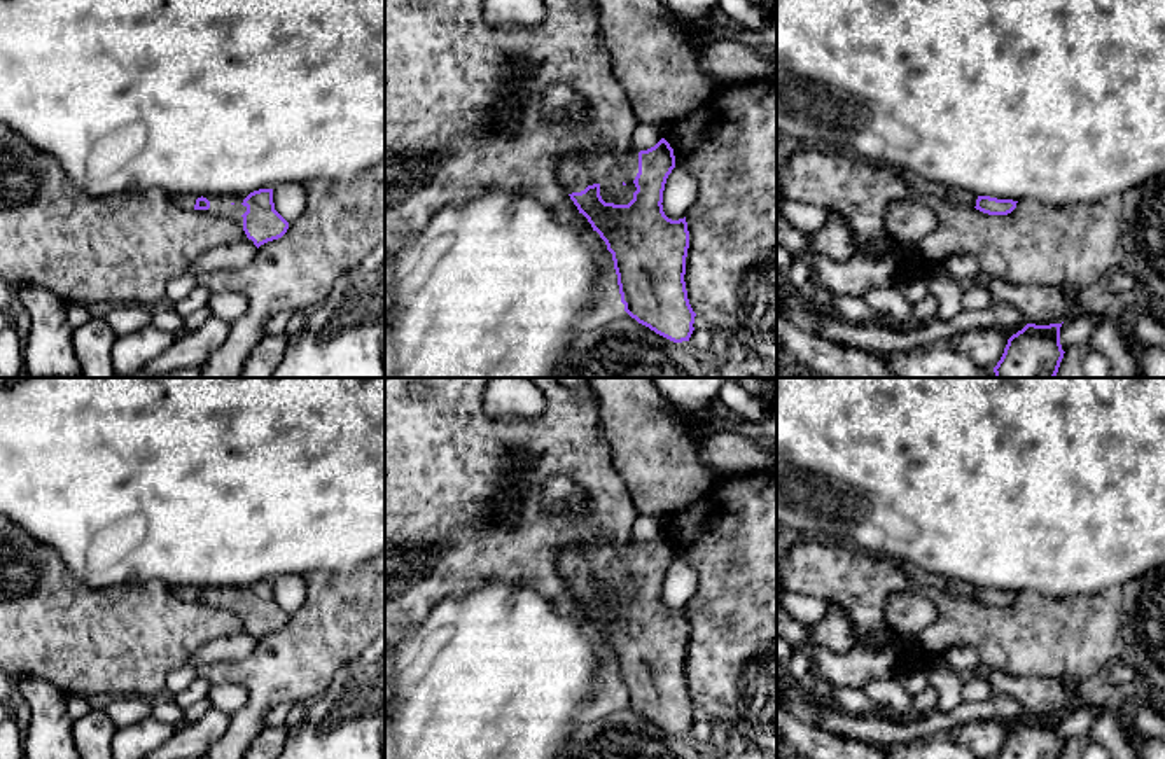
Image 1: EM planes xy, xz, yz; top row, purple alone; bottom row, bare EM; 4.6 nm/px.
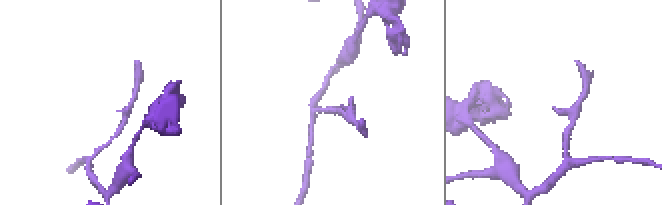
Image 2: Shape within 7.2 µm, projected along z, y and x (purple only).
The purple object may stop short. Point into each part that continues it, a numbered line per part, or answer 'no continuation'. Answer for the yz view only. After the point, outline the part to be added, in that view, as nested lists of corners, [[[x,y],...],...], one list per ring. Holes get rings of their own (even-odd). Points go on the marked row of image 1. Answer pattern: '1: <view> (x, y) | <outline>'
1: yz (955, 196) | [[[945,187],[943,198],[955,206],[969,206],[969,208],[974,208],[978,199],[976,194],[953,187]]]

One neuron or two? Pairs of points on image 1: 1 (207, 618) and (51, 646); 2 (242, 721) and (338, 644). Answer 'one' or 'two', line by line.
1: one
2: one

